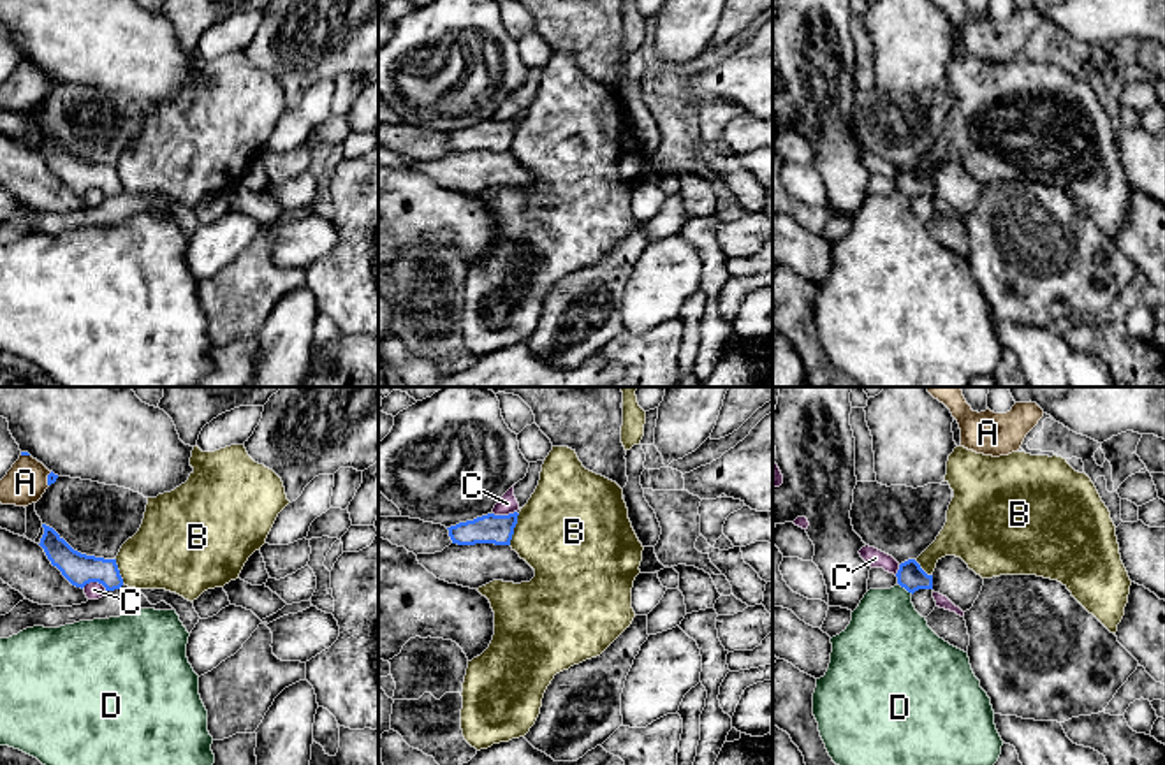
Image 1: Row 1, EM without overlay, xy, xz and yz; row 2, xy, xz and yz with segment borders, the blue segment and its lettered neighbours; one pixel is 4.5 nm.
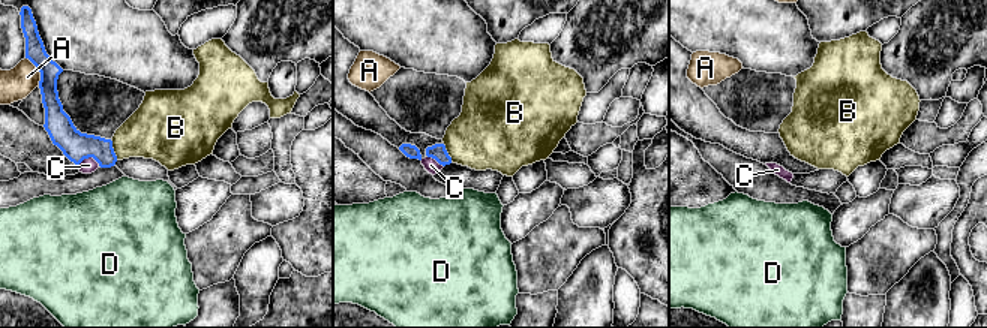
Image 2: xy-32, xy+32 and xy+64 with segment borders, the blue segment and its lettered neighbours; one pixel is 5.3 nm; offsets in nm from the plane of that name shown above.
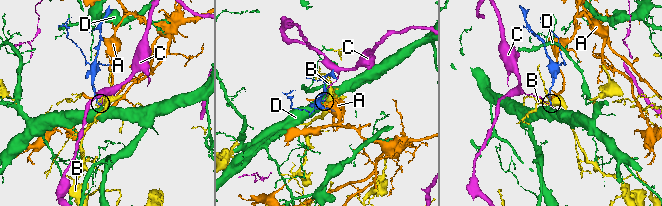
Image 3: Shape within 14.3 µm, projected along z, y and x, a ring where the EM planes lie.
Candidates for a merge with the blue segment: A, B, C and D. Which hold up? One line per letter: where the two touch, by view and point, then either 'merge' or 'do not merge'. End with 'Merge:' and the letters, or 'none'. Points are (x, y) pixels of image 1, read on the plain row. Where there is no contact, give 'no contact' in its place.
A: contact xy (48, 85); do not merge
B: contact xz (512, 136); do not merge
C: contact xy (94, 187); do not merge
D: contact yz (905, 194); merge
Merge: D

